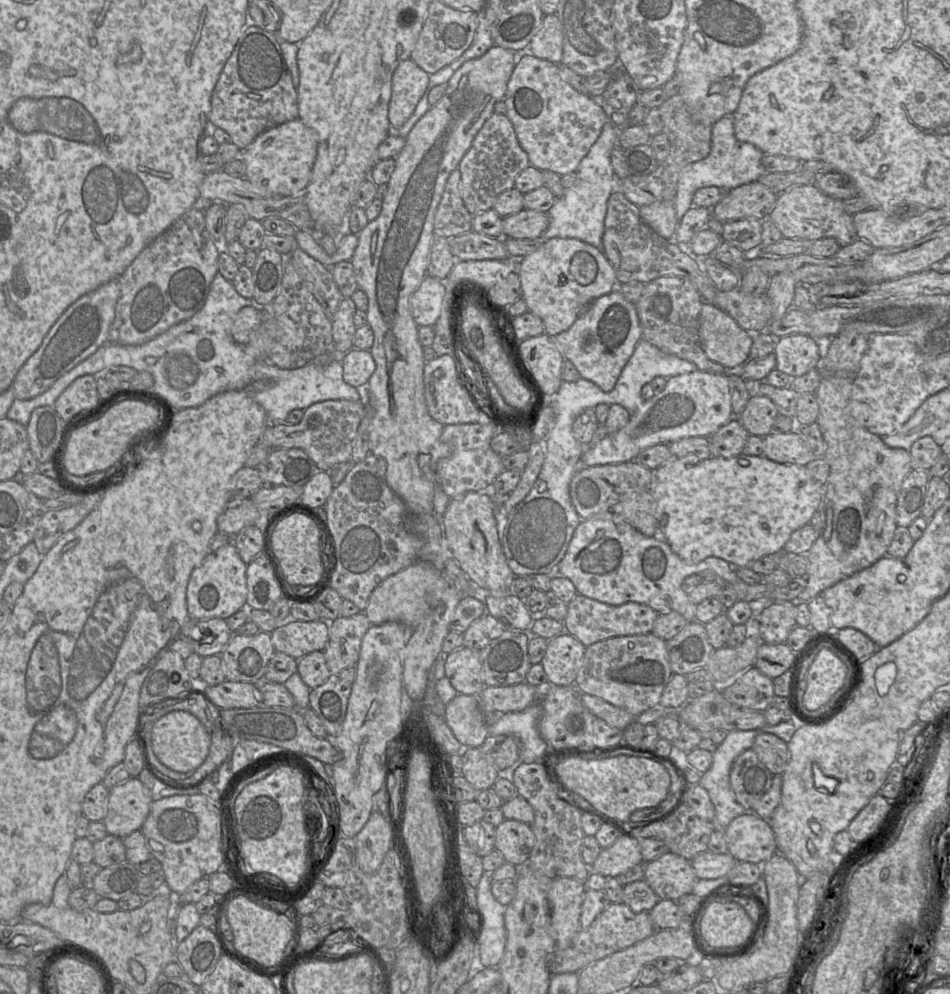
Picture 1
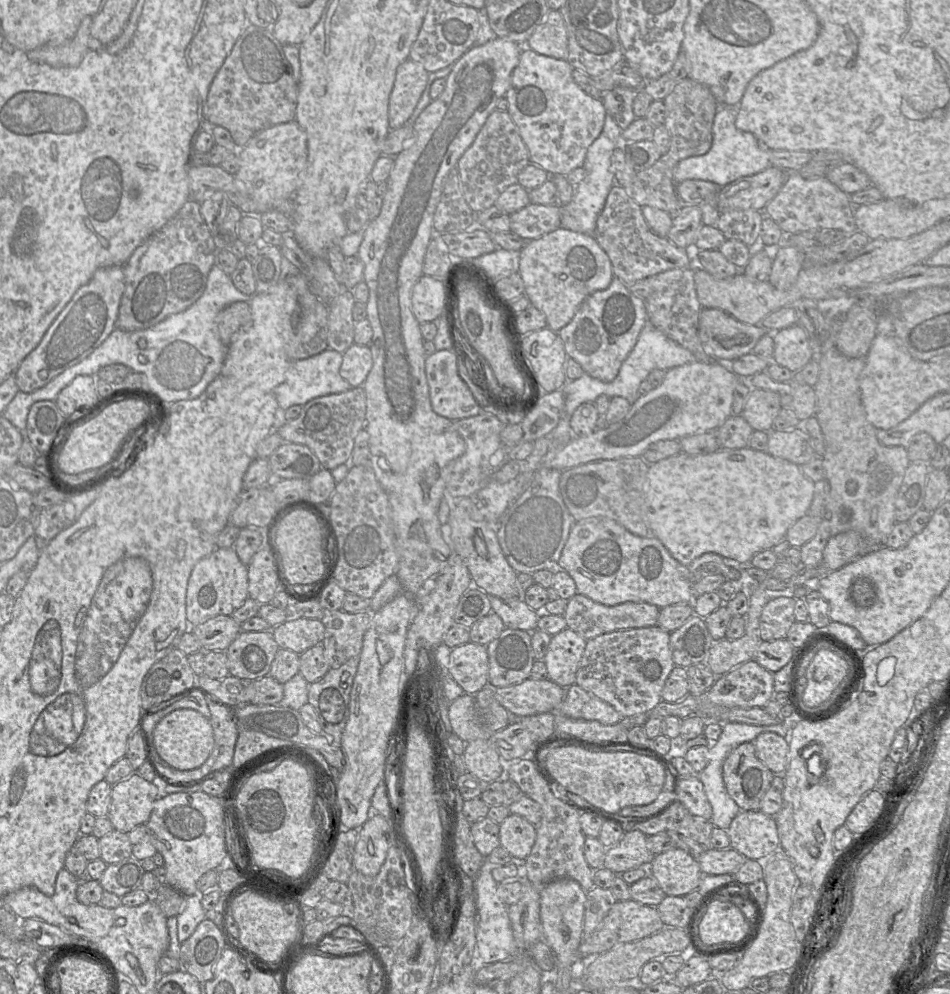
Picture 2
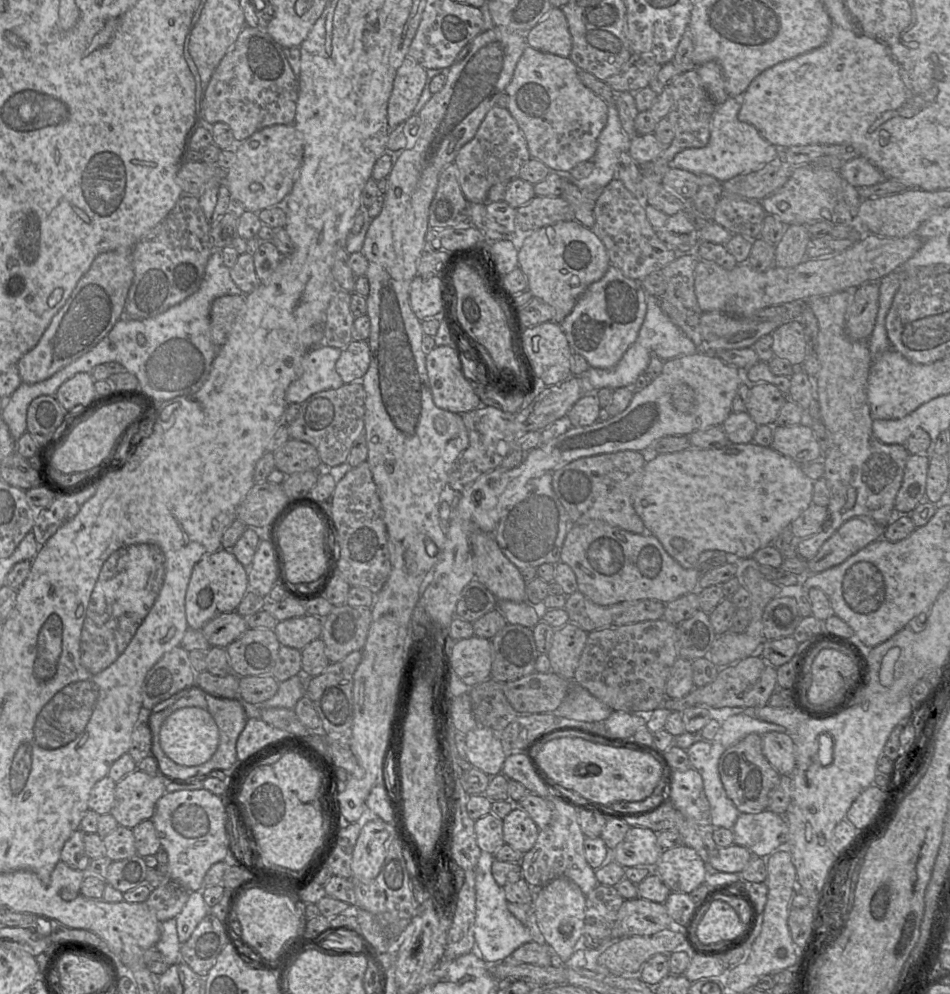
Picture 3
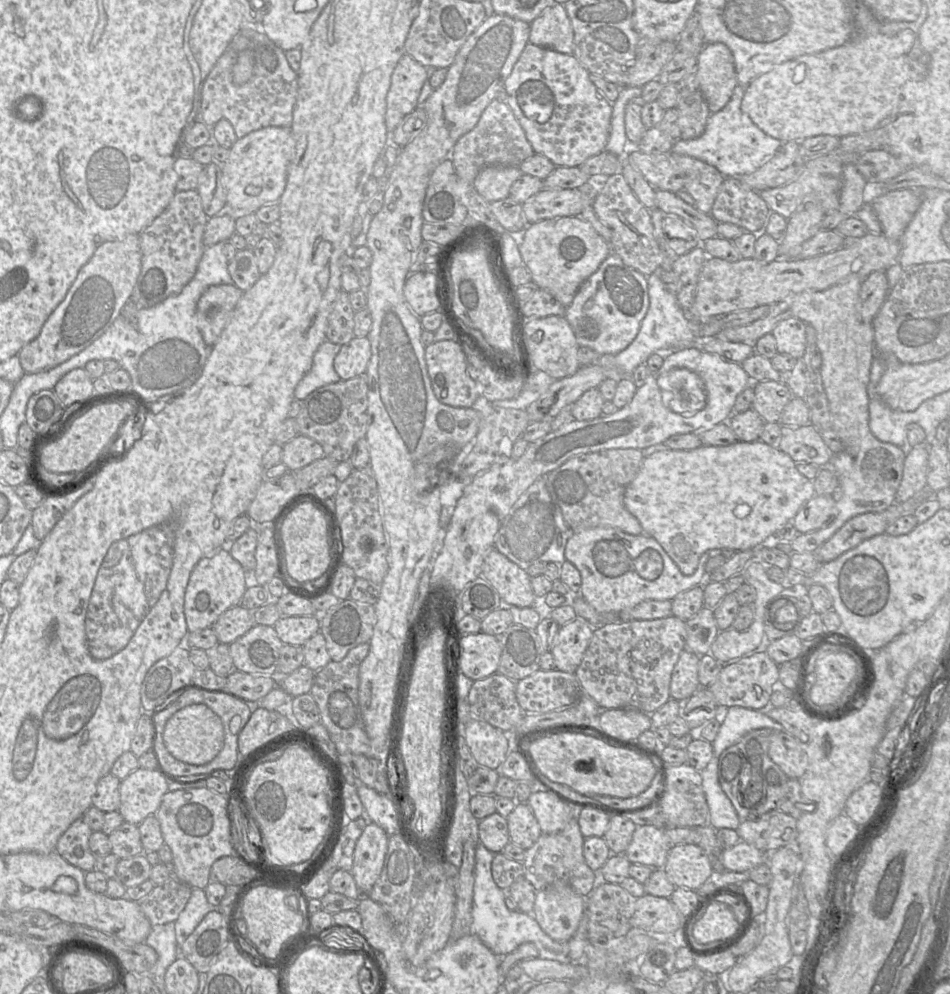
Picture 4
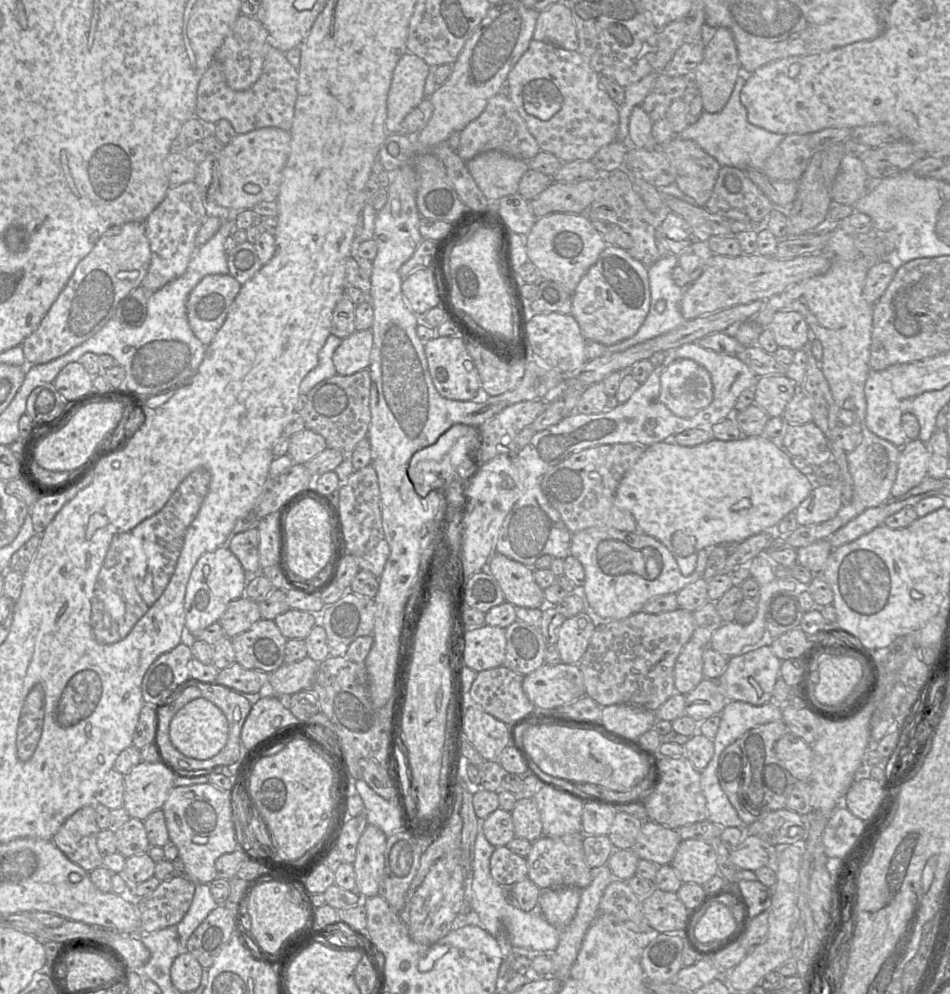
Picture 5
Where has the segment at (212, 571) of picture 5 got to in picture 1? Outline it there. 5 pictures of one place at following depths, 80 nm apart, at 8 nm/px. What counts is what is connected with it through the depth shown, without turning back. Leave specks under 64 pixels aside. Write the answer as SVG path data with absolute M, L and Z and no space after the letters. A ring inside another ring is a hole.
M230 542L210 551L192 571L187 586L187 609L190 618L203 620L227 619L244 607L247 607L247 564Z

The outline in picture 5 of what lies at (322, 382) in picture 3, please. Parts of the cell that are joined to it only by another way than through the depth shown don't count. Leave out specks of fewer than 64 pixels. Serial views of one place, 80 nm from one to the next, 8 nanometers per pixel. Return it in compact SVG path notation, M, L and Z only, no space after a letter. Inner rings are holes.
M330 334L324 346L318 354L318 364L301 381L299 391L301 394L307 394L318 383L337 374L333 363L333 354L342 343L341 338Z

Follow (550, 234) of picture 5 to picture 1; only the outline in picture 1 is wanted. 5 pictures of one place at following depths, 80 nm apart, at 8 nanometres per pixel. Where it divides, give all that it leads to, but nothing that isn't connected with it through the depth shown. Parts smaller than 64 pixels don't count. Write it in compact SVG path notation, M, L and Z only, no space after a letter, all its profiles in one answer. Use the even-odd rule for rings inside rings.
M552 238L522 259L519 277L528 311L539 316L545 333L554 337L568 330L599 297L611 293L618 283L604 252L573 238Z

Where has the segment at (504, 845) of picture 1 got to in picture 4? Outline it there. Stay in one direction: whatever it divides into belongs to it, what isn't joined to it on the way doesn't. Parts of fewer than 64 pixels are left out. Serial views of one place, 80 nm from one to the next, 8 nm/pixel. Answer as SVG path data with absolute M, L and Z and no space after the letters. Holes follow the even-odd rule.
M516 802L506 819L510 842L524 850L529 849L542 834L532 809L525 802Z

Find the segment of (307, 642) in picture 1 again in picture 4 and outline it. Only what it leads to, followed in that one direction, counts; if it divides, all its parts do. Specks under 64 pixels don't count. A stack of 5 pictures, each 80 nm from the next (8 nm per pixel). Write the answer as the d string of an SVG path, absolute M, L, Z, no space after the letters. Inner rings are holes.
M320 615L282 616L274 628L284 644L303 646L320 631Z

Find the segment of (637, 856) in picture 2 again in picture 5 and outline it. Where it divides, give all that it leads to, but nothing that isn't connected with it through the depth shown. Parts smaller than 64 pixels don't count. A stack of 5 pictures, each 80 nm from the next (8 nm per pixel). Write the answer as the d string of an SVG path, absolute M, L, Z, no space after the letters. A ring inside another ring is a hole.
M647 820L643 822L632 850L639 859L659 866L670 865L681 841L677 830Z

